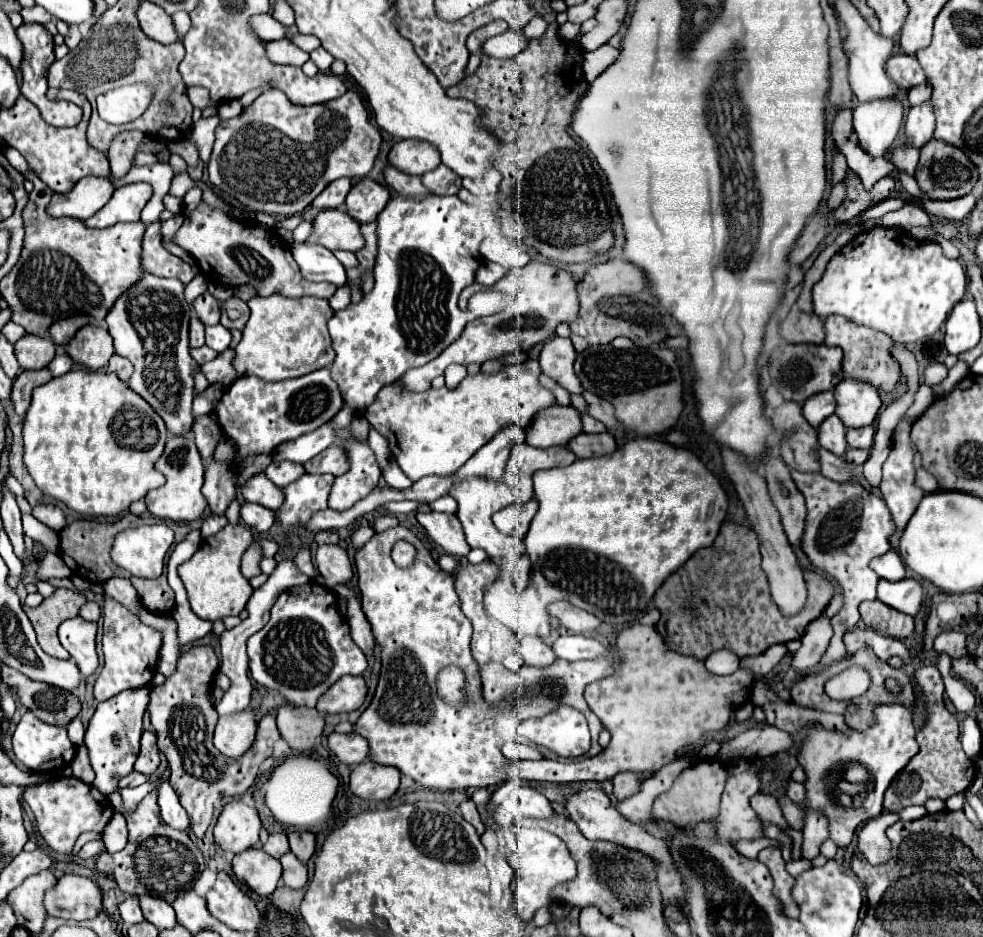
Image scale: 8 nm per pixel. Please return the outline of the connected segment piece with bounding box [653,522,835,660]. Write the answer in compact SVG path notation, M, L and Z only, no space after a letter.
M727 522L727 524L721 526L721 532L715 538L713 546L697 550L655 592L653 600L655 600L655 606L661 612L661 620L657 622L657 632L663 636L669 650L673 650L677 654L683 654L683 656L695 656L699 660L703 660L707 654L711 654L715 650L721 650L721 648L735 652L739 658L741 656L763 654L773 644L785 644L789 640L801 638L805 628L809 626L809 622L819 618L821 612L825 610L825 606L829 604L829 600L833 598L835 586L827 578L823 578L819 574L813 574L813 572L805 572L805 580L807 580L807 590L809 590L805 610L801 610L801 614L797 614L793 618L785 618L777 610L775 602L769 596L767 576L761 568L761 554L759 554L757 534L749 526Z

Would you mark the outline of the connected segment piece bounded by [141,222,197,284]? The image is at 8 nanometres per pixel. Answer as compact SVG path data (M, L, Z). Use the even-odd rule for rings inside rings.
M159 222L149 224L145 230L143 252L141 252L143 270L161 278L179 278L181 282L187 284L197 274L197 270L163 248L159 230L161 230Z

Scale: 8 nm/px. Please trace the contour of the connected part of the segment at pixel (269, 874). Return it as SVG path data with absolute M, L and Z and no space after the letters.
M247 848L233 858L233 872L259 896L269 896L281 878L281 864L259 848Z

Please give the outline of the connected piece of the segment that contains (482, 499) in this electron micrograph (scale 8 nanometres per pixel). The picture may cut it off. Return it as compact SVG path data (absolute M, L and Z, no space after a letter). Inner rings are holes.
M473 478L473 482L461 482L461 486L457 486L457 490L453 490L451 496L459 504L457 518L463 524L465 538L471 548L485 550L489 554L489 558L517 558L519 554L525 554L525 544L521 540L515 540L513 536L501 534L495 528L495 524L491 522L491 516L497 510L501 510L509 504L515 504L513 494L505 482L481 482L481 478Z

